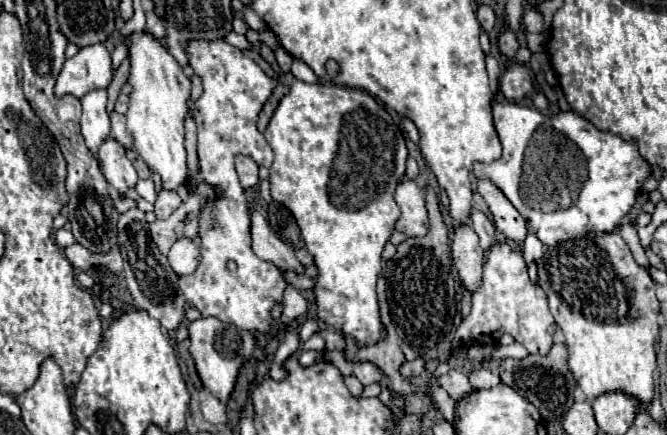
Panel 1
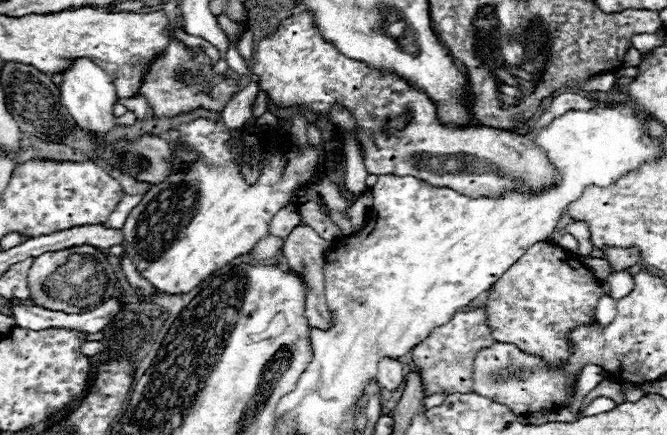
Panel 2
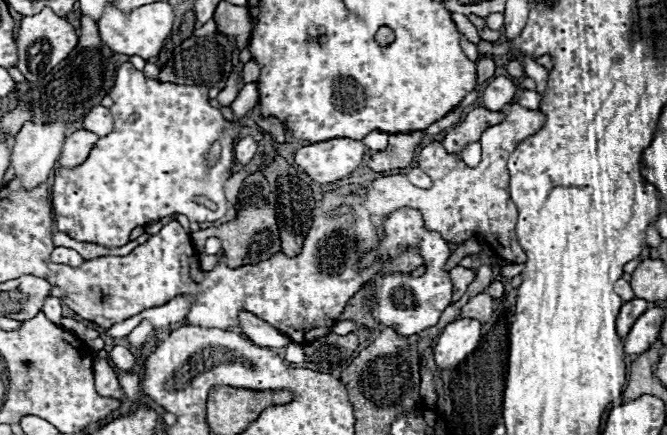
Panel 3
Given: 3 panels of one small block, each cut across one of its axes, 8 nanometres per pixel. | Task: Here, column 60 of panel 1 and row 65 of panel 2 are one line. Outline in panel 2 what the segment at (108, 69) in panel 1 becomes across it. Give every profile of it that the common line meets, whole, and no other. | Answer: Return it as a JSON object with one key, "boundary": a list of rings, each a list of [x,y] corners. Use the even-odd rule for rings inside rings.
{"boundary":[[[76,58],[74,64],[62,74],[64,82],[60,84],[60,96],[62,104],[68,108],[70,116],[84,128],[86,132],[106,134],[116,126],[116,118],[112,114],[112,106],[116,104],[116,90],[106,72],[102,72],[92,60],[88,58]]]}

